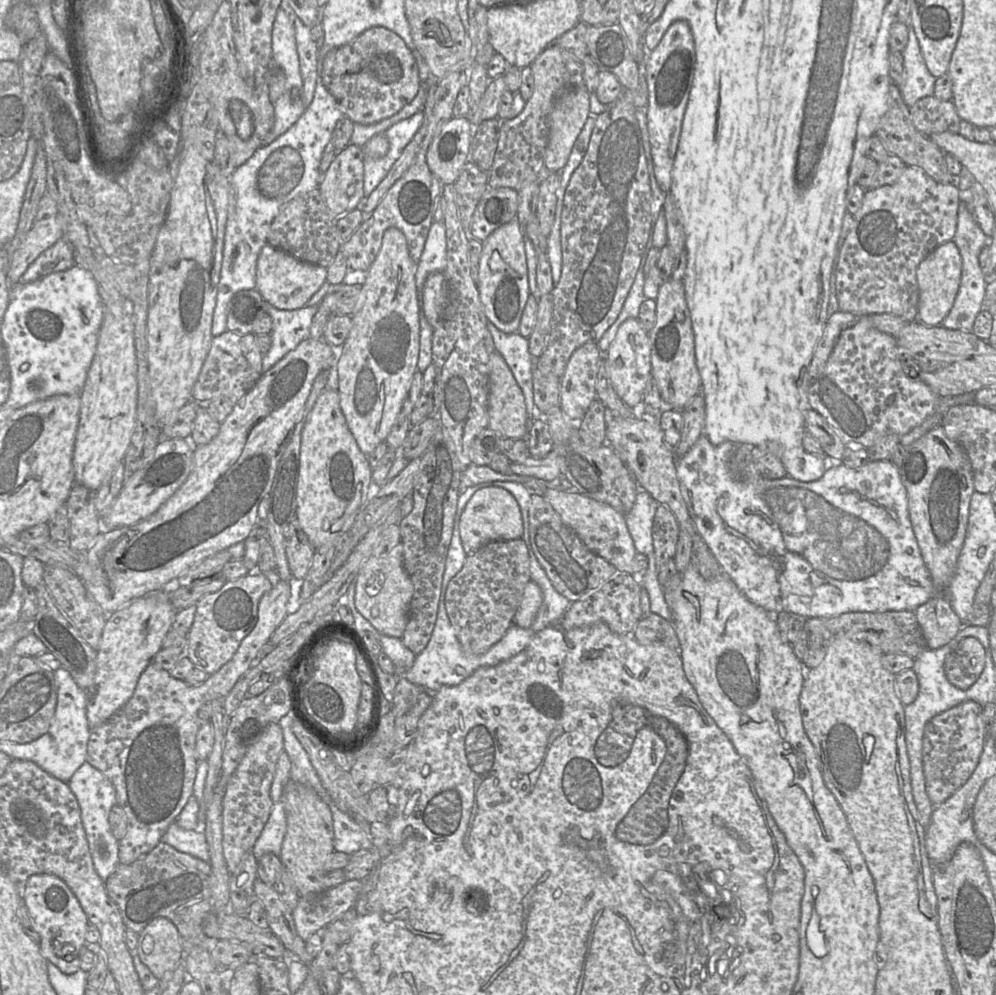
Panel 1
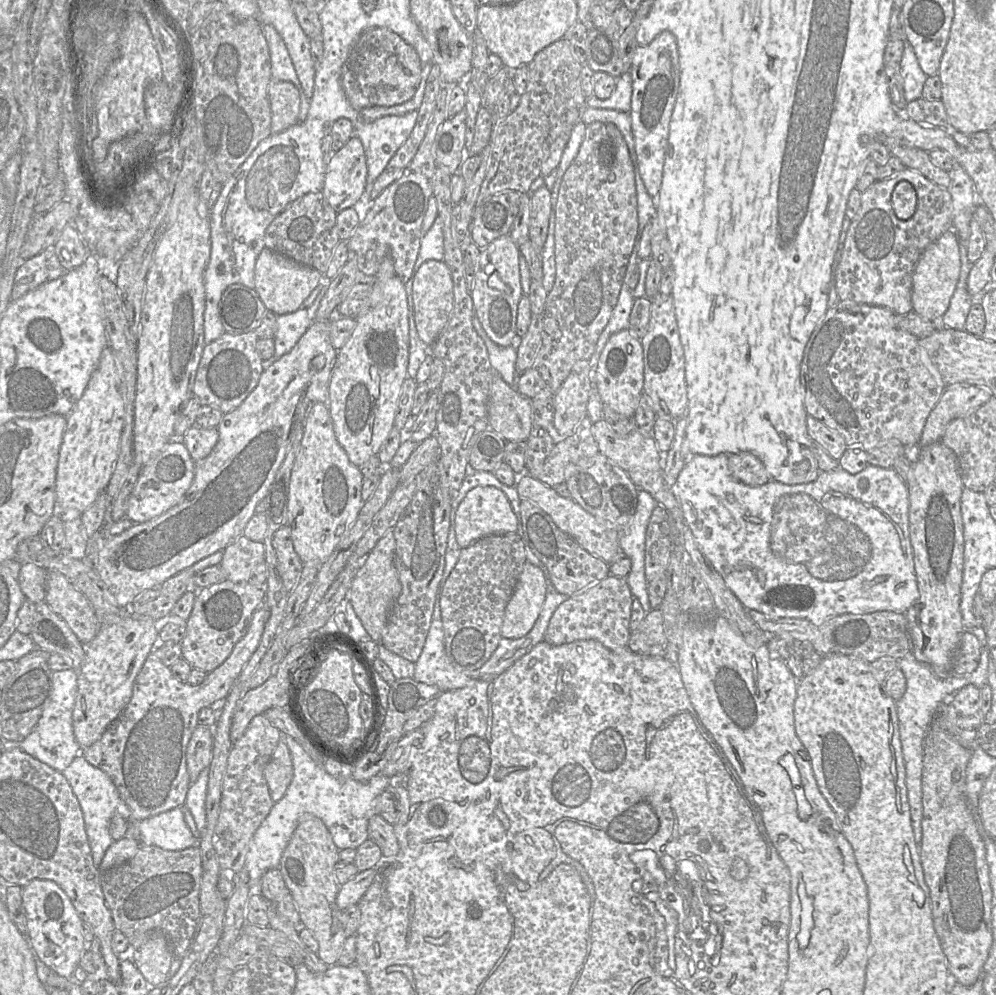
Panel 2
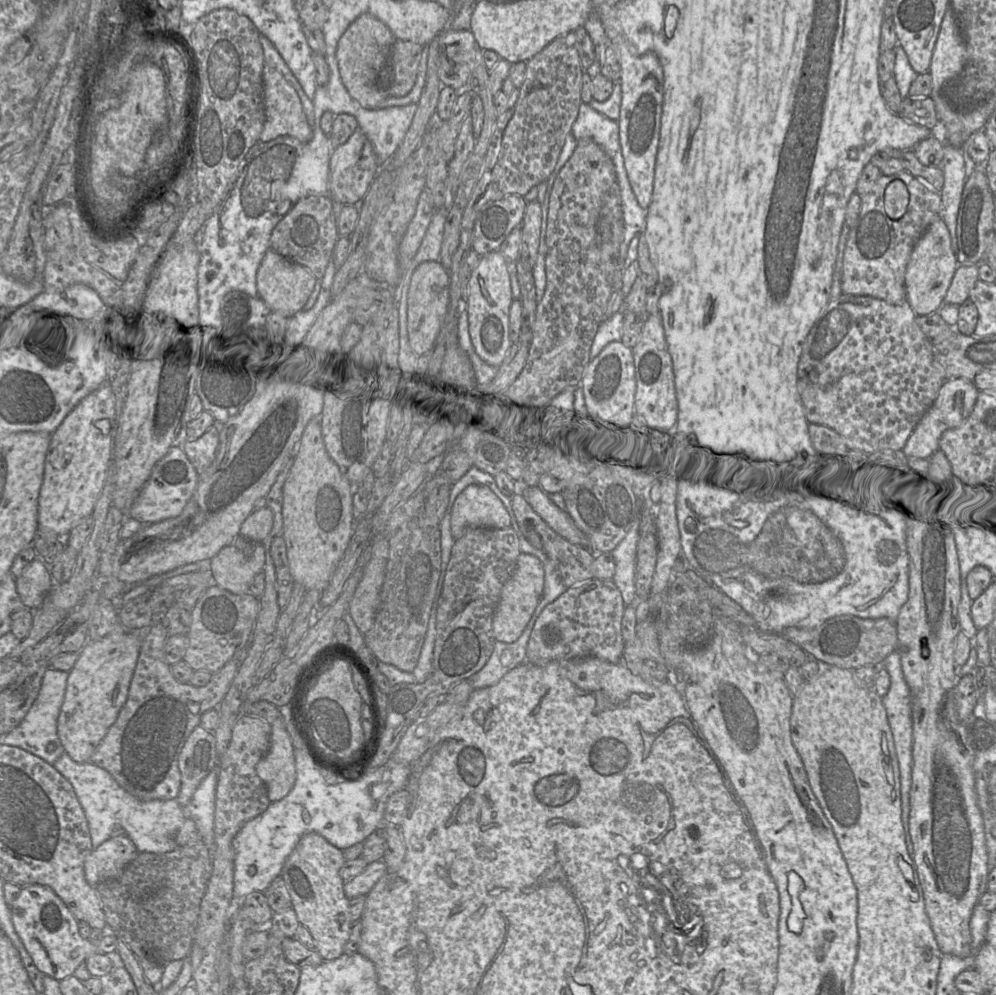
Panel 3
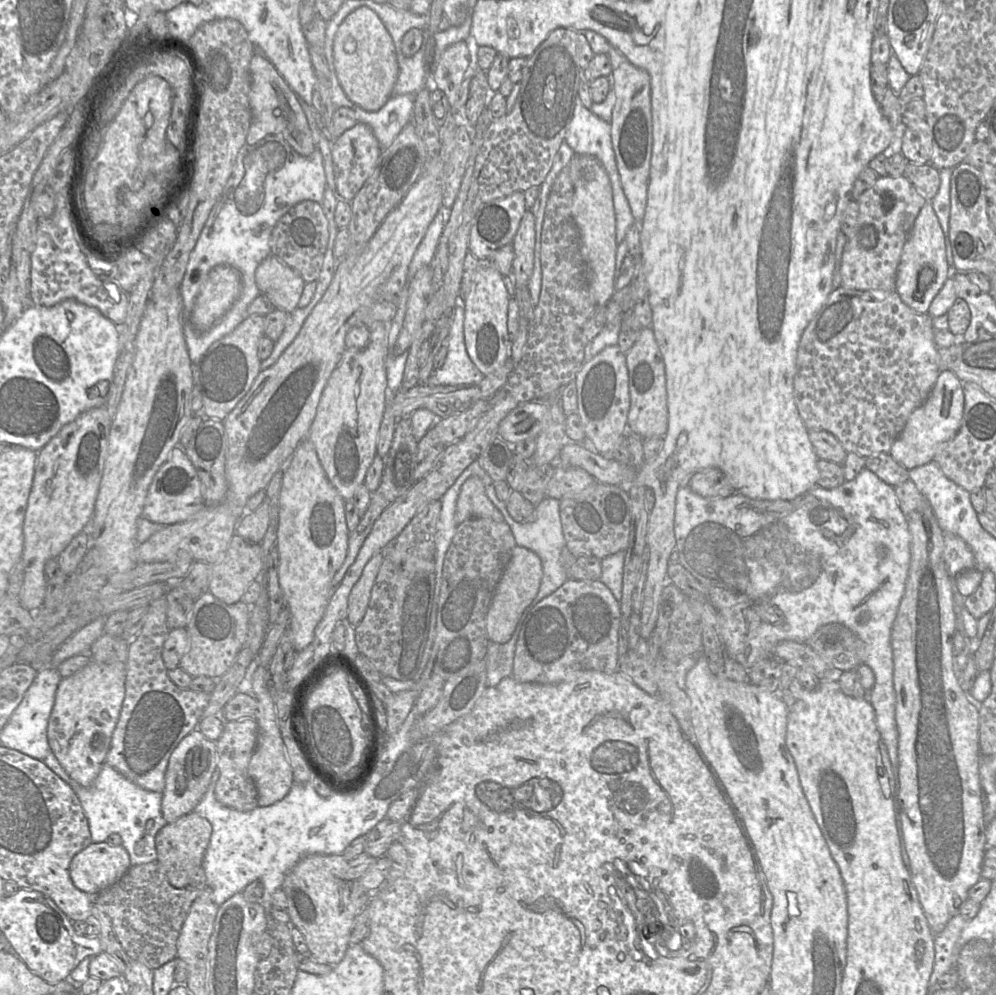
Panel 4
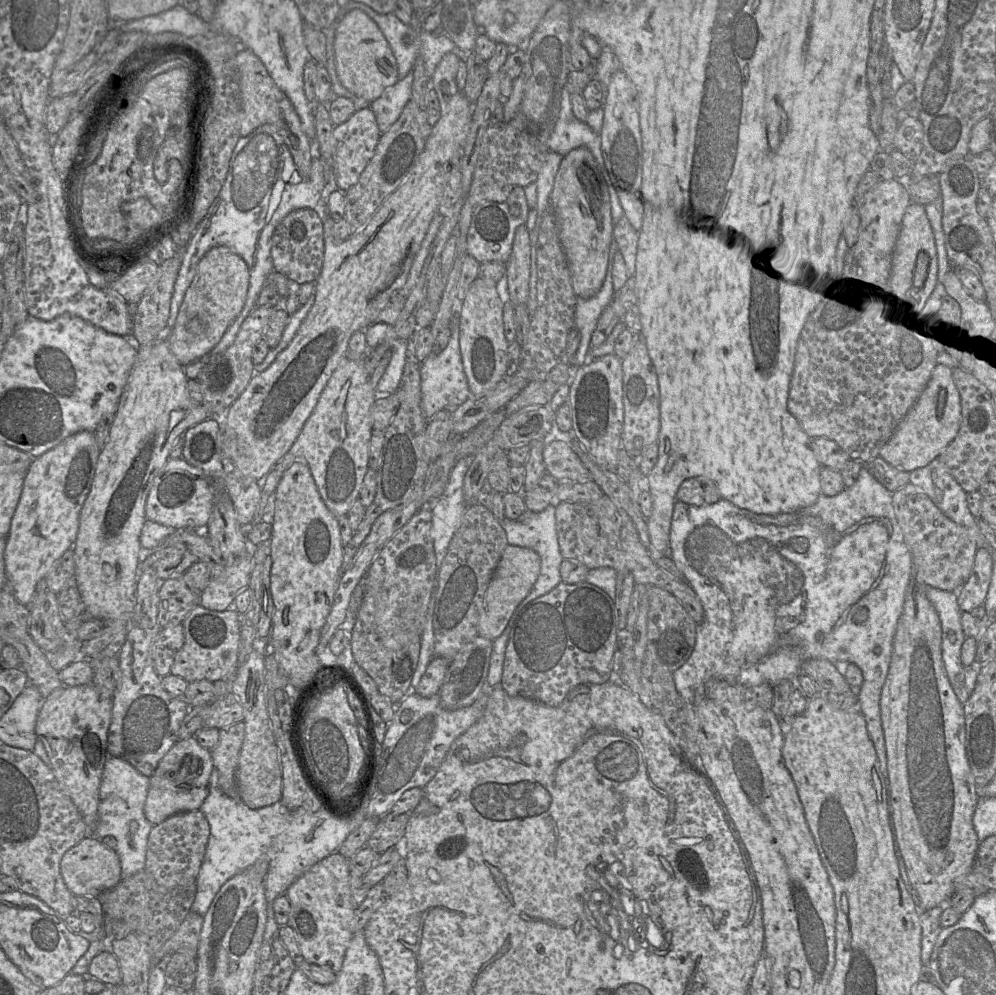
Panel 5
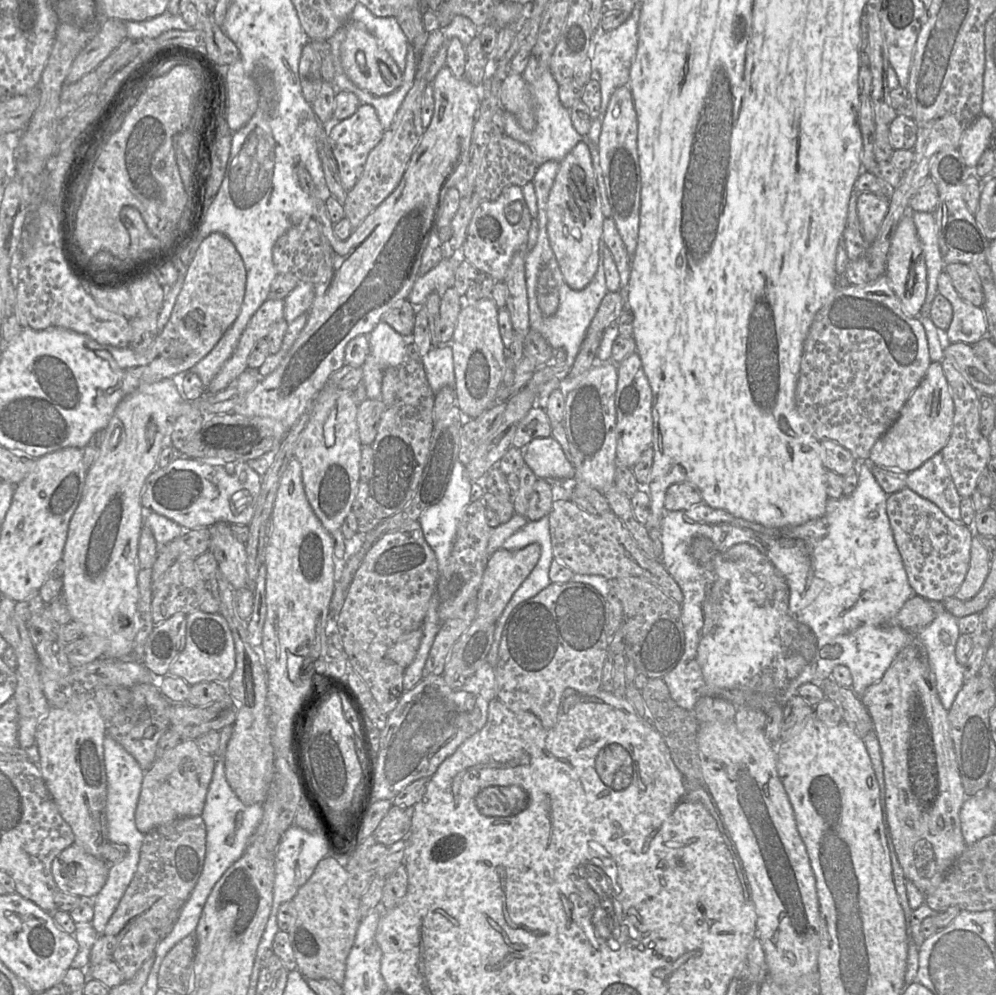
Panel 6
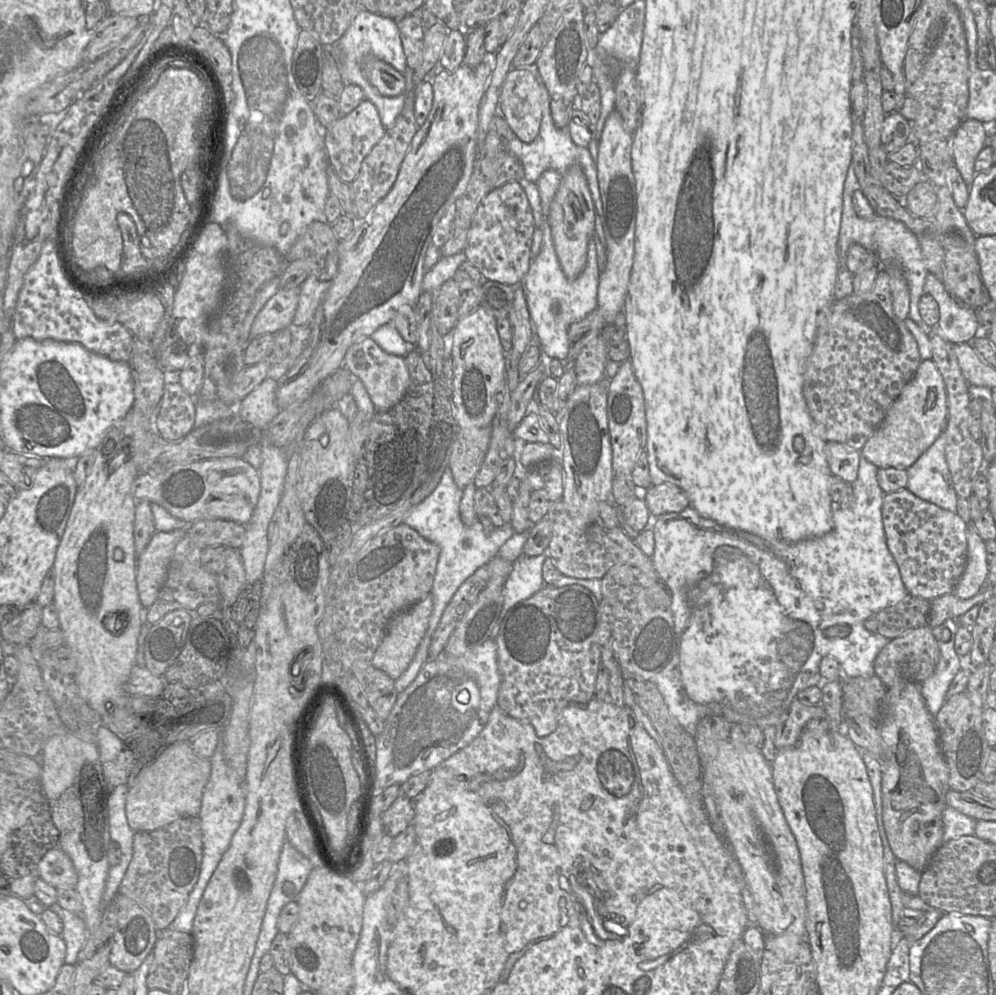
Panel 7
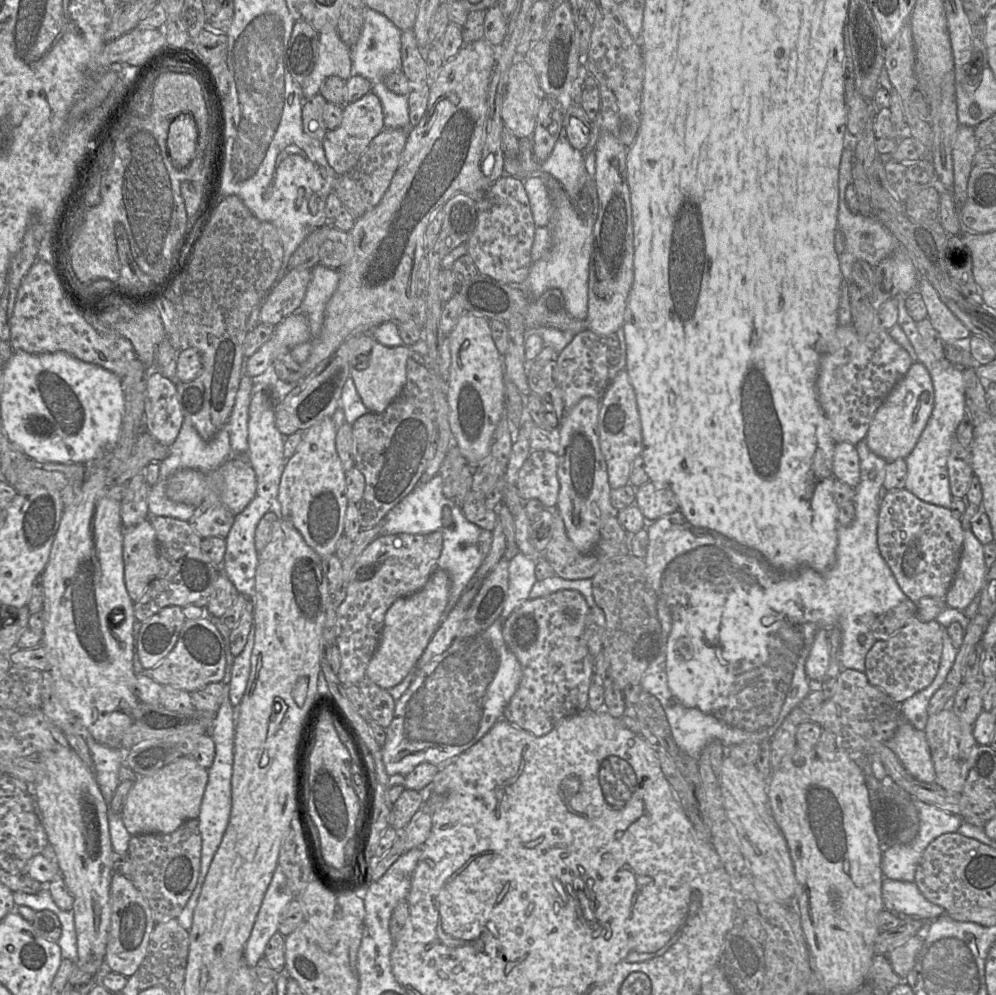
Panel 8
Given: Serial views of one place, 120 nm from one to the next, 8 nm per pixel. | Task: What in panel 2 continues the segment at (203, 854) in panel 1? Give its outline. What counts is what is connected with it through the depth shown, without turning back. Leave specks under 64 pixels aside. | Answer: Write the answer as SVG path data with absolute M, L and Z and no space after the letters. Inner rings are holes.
M182 807L142 820L133 828L142 846L157 846L167 851L198 846L199 840L189 830Z

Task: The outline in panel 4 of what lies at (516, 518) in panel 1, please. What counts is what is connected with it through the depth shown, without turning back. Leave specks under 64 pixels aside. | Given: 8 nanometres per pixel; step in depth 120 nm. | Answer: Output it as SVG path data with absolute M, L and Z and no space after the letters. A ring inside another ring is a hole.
M469 477L462 485L456 502L457 525L474 517L491 518L503 522L502 513L487 497L485 486L479 477Z

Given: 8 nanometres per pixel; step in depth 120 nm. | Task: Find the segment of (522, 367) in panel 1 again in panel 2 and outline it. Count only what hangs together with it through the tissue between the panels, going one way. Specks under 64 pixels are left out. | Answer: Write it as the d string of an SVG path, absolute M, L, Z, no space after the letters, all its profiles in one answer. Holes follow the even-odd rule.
M473 317L473 326L478 335L484 341L489 355L489 361L493 369L498 373L506 383L510 386L515 386L517 378L520 374L517 373L515 363L517 359L517 348L513 346L499 346L493 342L486 334L480 321Z

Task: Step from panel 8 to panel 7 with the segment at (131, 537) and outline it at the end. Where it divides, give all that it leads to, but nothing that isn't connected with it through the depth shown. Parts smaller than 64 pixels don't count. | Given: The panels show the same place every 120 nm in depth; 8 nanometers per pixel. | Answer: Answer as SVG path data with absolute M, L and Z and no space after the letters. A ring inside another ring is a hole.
M186 529L155 532L146 548L137 556L136 585L140 604L148 608L156 599L165 581L169 561Z

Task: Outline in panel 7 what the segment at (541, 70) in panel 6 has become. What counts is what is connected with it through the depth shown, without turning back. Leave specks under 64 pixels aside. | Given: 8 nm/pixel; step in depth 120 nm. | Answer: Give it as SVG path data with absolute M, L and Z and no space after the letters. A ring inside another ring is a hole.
M541 82L542 119L537 137L531 142L523 142L514 135L510 140L502 140L504 149L517 157L521 162L524 169L523 179L534 183L536 183L540 175L546 170L553 169L563 175L571 166L575 164L579 165L589 185L595 206L595 215L598 214L602 216L603 209L598 185L596 162L591 157L587 147L578 146L572 141L567 127L558 128L555 126L551 116L550 101L551 96Z

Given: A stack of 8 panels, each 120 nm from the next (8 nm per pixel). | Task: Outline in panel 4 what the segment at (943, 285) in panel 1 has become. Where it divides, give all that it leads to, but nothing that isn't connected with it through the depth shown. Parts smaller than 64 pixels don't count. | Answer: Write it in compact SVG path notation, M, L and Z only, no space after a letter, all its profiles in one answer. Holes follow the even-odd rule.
M927 202L903 246L897 269L896 292L907 306L919 314L925 314L948 277L945 237L931 202Z

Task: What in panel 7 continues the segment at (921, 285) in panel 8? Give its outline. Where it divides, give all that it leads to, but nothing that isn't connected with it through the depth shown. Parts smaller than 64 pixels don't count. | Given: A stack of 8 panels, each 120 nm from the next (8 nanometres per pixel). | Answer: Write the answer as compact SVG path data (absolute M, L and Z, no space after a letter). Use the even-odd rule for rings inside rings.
M928 273L925 278L923 293L930 294L938 303L940 317L936 326L937 332L951 344L972 343L973 339L980 334L980 324L976 317L975 310L966 307L957 301L947 291L944 283L933 274Z

